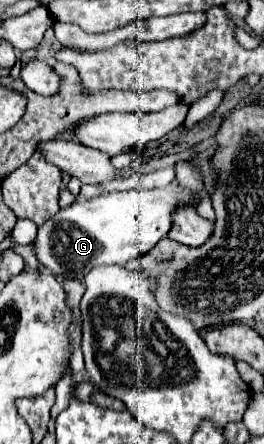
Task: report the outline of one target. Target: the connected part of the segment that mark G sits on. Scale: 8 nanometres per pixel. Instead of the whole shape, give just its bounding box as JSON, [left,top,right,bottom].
[36,182,200,280]

